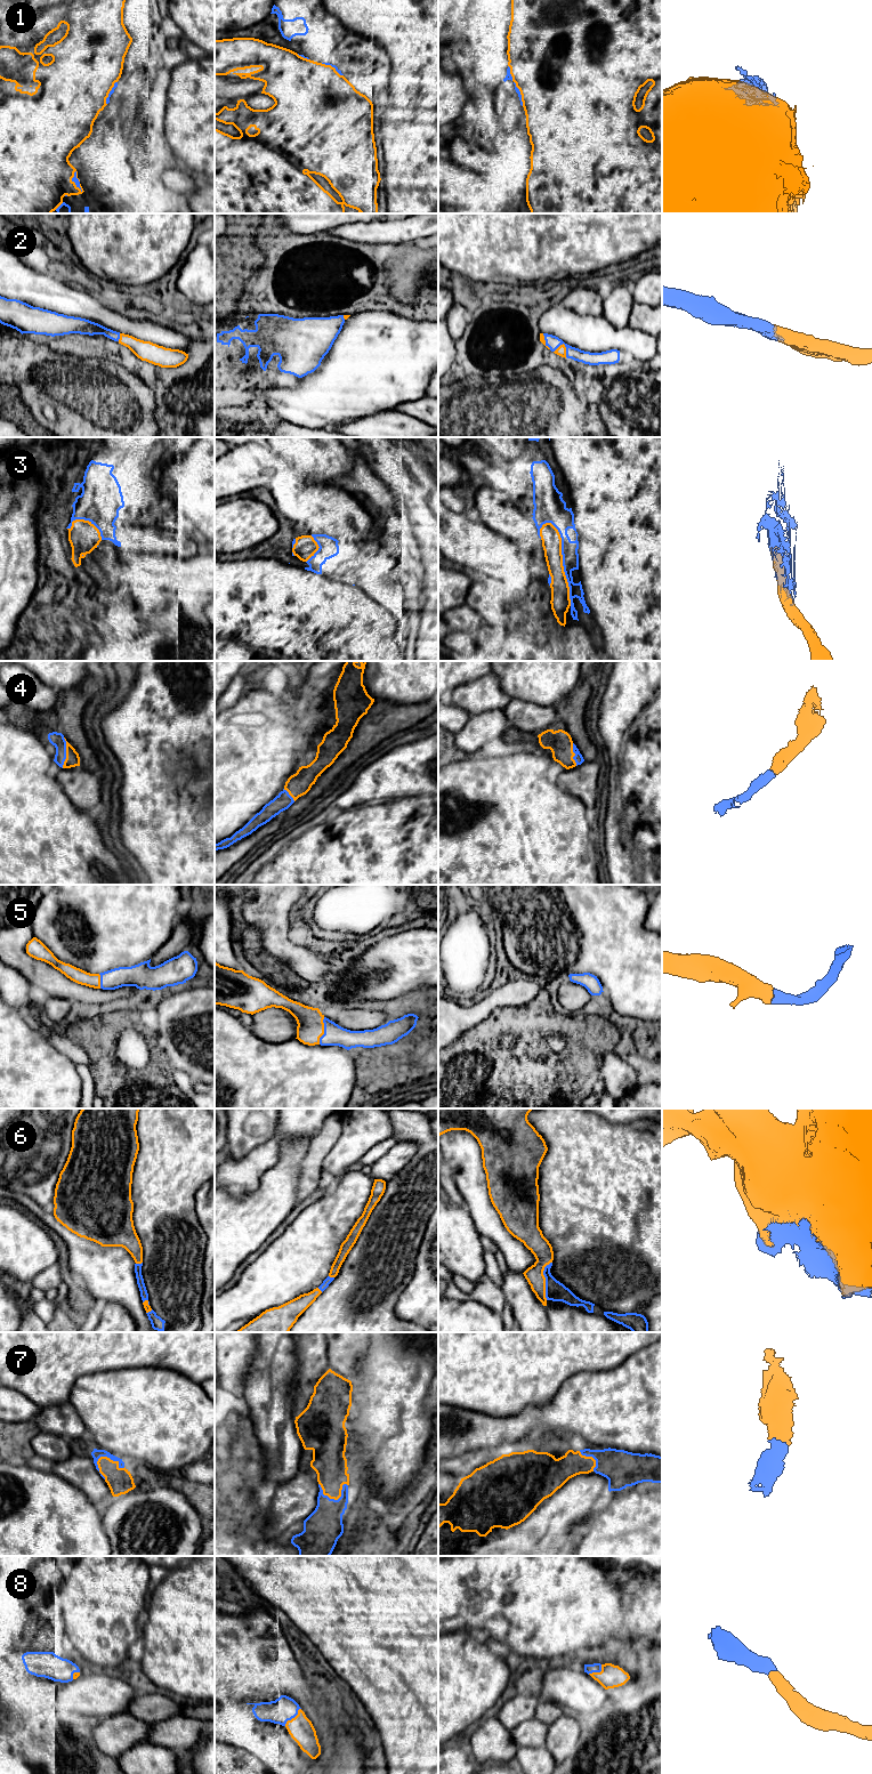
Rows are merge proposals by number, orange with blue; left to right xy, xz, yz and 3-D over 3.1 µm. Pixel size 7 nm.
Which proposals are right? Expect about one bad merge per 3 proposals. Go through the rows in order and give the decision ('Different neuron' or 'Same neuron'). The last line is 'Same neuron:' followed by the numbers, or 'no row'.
1: Different neuron
2: Same neuron
3: Same neuron
4: Same neuron
5: Same neuron
6: Same neuron
7: Same neuron
8: Same neuron
Same neuron: 2, 3, 4, 5, 6, 7, 8

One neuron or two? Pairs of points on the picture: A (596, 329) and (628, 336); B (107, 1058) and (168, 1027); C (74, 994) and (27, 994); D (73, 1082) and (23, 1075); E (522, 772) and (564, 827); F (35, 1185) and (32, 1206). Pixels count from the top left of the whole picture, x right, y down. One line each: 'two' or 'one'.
A: one
B: two
C: two
D: one
E: one
F: two

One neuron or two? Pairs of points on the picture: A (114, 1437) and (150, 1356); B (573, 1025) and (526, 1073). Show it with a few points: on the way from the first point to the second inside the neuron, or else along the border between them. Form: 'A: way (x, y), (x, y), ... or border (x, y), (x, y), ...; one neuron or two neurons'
A: border (171, 1369), (162, 1367), (130, 1367), (119, 1370); two neurons
B: way (556, 1025), (551, 1025), (531, 1046), (530, 1056); one neuron

